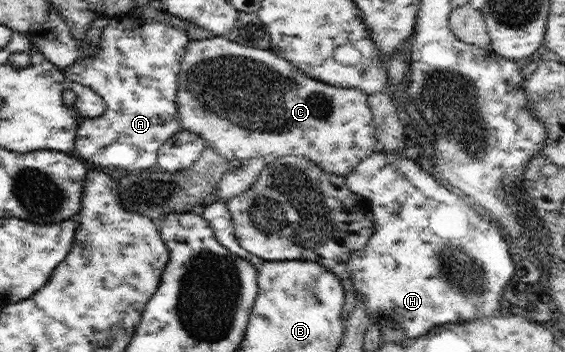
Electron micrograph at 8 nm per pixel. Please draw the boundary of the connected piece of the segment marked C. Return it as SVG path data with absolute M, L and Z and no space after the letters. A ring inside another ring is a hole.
M228 36L190 40L186 44L176 101L181 127L199 135L208 147L230 162L253 157L267 159L300 155L326 173L346 177L368 154L379 148L368 96L356 87L338 87L308 77L291 61L271 49L242 45Z

